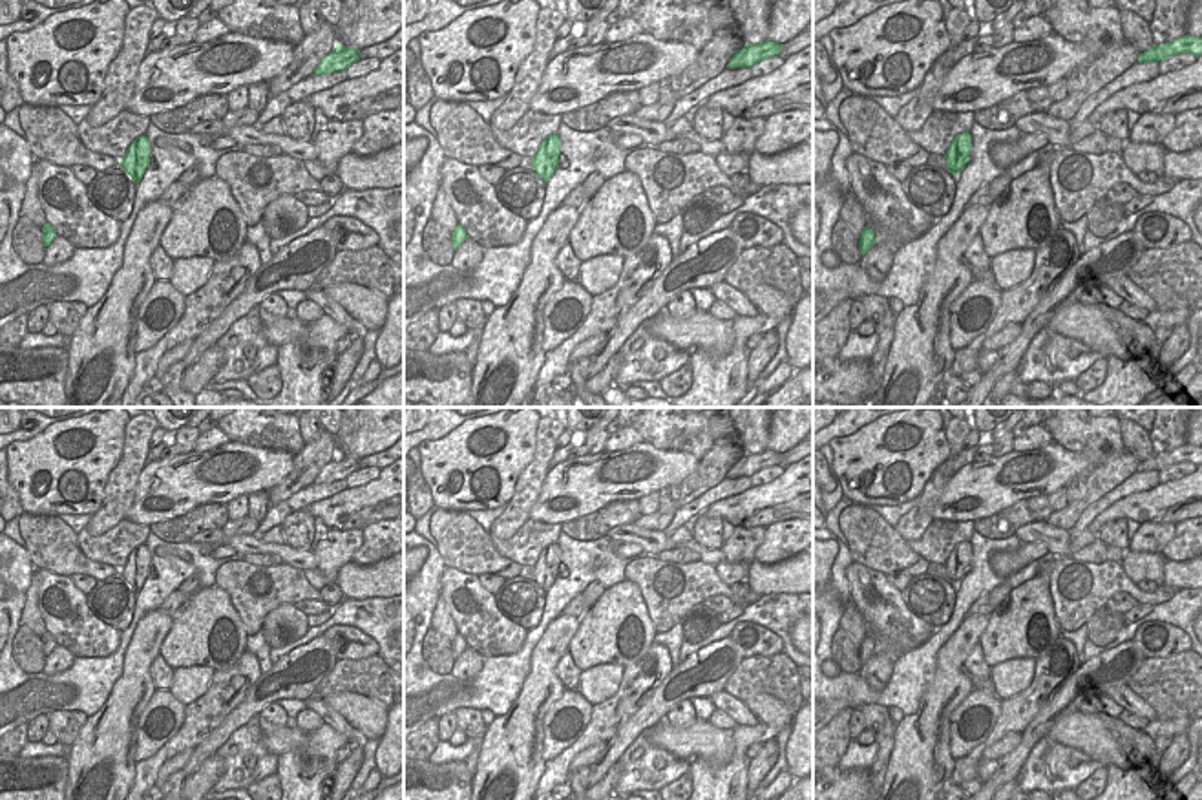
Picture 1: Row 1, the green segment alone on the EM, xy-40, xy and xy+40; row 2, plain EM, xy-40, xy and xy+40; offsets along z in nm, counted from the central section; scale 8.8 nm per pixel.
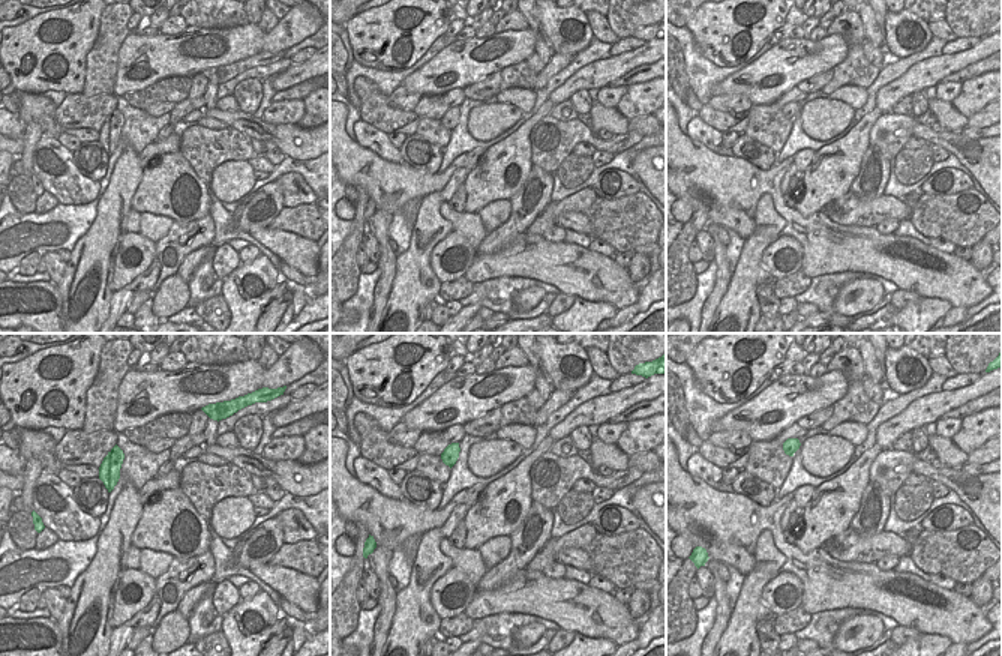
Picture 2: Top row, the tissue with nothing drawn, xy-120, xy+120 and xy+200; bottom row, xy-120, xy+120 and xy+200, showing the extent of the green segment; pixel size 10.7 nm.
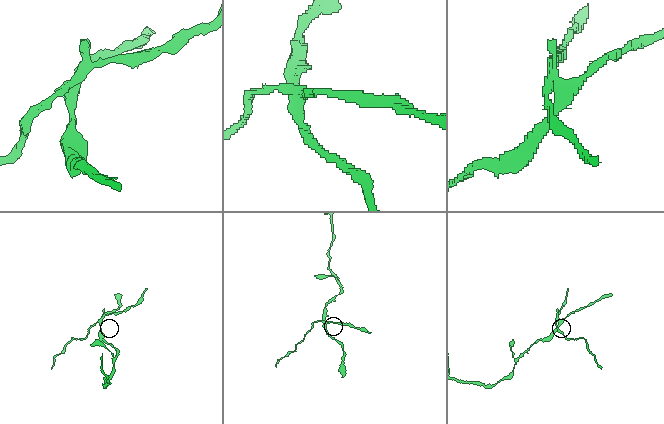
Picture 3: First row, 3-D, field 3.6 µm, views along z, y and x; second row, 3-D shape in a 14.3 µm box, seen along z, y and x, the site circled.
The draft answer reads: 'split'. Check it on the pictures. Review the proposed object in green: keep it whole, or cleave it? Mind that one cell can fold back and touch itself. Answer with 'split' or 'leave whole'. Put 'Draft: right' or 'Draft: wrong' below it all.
split
Draft: right

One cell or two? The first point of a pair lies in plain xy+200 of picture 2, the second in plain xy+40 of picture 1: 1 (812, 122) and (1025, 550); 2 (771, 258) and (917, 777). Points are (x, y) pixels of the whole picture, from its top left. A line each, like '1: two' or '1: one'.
1: one
2: two

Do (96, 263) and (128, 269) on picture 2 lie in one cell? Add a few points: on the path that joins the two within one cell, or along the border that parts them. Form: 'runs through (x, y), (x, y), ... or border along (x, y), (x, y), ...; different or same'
border along (126, 233), (114, 260), (111, 291); different

